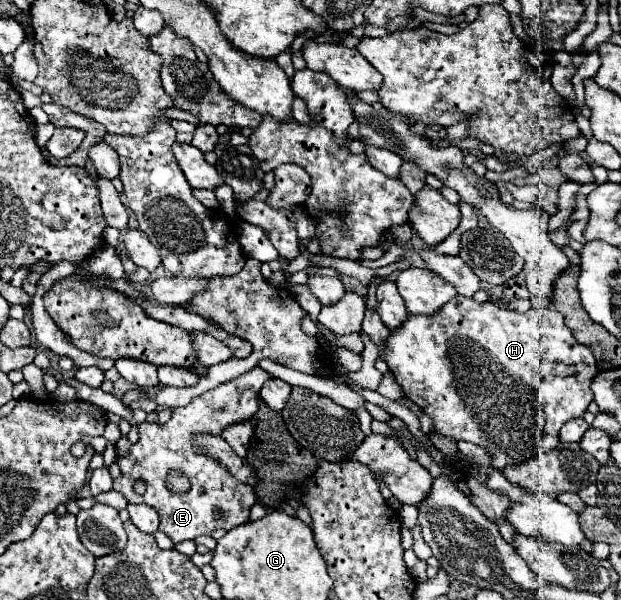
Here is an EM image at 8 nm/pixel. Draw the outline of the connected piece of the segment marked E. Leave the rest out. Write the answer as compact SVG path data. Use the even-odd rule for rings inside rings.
M254 367L252 371L206 391L204 395L198 395L190 401L186 407L176 407L172 411L172 417L166 425L156 423L140 423L138 425L138 443L132 445L128 457L116 457L122 475L114 479L114 491L122 493L128 503L146 503L154 507L160 515L160 531L164 531L174 543L196 539L200 535L210 535L214 529L234 529L238 525L244 525L248 521L250 509L256 503L256 495L252 495L252 485L240 483L224 467L220 467L214 459L208 459L206 455L196 455L192 437L196 433L212 433L218 435L220 429L246 421L254 417L258 411L258 393L266 379L272 379L274 375ZM170 469L182 469L182 473L192 479L192 489L184 495L174 495L168 491L164 479ZM144 481L146 491L138 495L134 491L134 483ZM214 509L222 511L222 517L214 517Z

